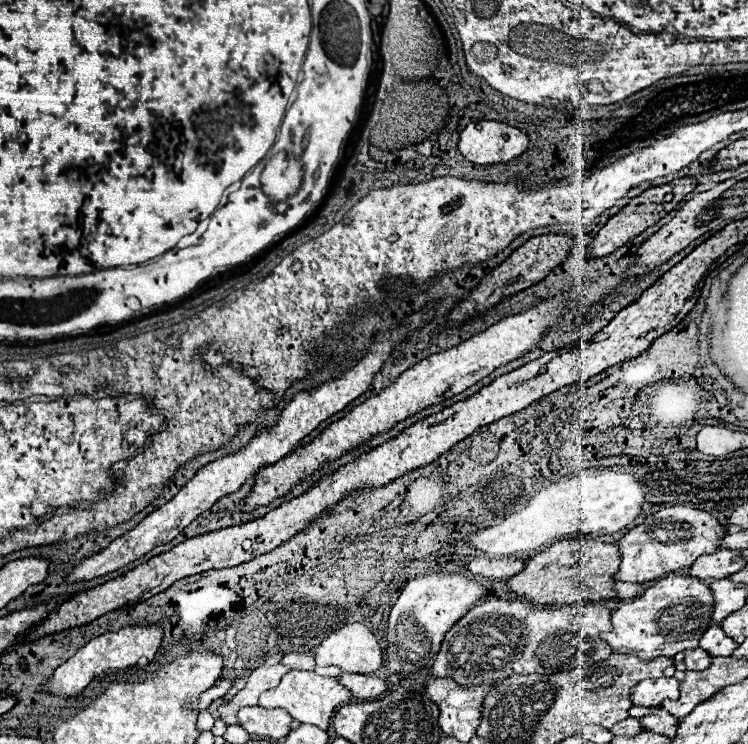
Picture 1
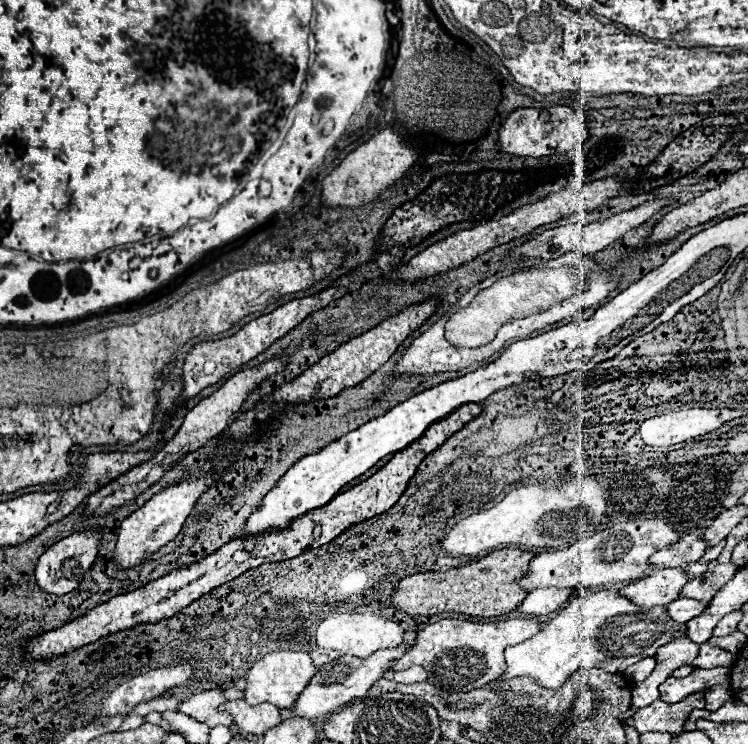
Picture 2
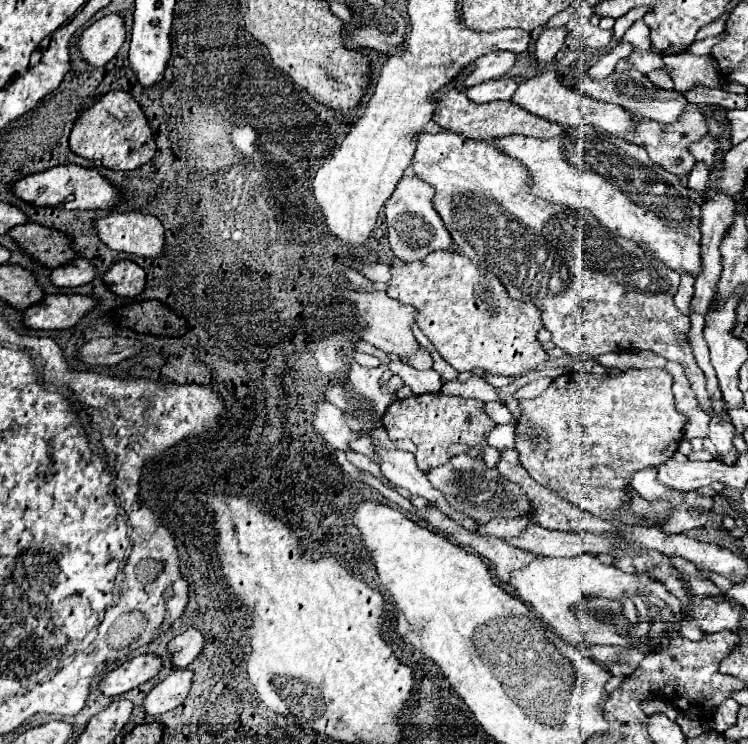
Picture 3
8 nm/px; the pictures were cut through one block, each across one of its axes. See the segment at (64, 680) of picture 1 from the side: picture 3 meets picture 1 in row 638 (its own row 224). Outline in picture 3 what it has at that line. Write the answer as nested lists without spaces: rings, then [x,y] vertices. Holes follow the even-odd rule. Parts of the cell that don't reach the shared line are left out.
[[[110,212],[92,222],[100,242],[116,252],[156,258],[162,252],[164,228],[156,216],[142,212]]]

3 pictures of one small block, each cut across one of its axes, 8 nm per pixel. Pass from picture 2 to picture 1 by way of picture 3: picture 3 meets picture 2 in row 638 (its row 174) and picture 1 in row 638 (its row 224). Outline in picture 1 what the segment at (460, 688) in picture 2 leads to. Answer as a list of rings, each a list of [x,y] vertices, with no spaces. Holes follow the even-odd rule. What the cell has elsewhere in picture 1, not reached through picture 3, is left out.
[[[516,596],[516,598],[490,598],[484,604],[474,606],[448,634],[444,636],[444,642],[440,646],[440,652],[436,656],[432,676],[444,678],[450,676],[462,686],[480,684],[480,682],[496,682],[504,680],[508,676],[520,674],[556,674],[564,670],[574,670],[578,666],[588,664],[590,660],[596,664],[608,656],[614,654],[614,650],[600,640],[600,632],[610,630],[610,616],[612,610],[598,606],[598,604],[572,604],[572,606],[544,606],[534,604],[528,598]]]

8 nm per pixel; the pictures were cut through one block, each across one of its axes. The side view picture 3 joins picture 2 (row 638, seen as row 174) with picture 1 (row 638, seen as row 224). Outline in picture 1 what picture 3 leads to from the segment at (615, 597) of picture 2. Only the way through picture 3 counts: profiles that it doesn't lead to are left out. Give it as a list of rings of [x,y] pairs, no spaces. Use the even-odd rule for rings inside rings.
[[[670,574],[650,586],[640,598],[626,600],[622,608],[612,614],[610,634],[604,632],[600,638],[620,654],[632,654],[638,658],[672,658],[688,646],[698,646],[700,636],[712,624],[712,610],[714,594],[708,582],[684,574]]]

